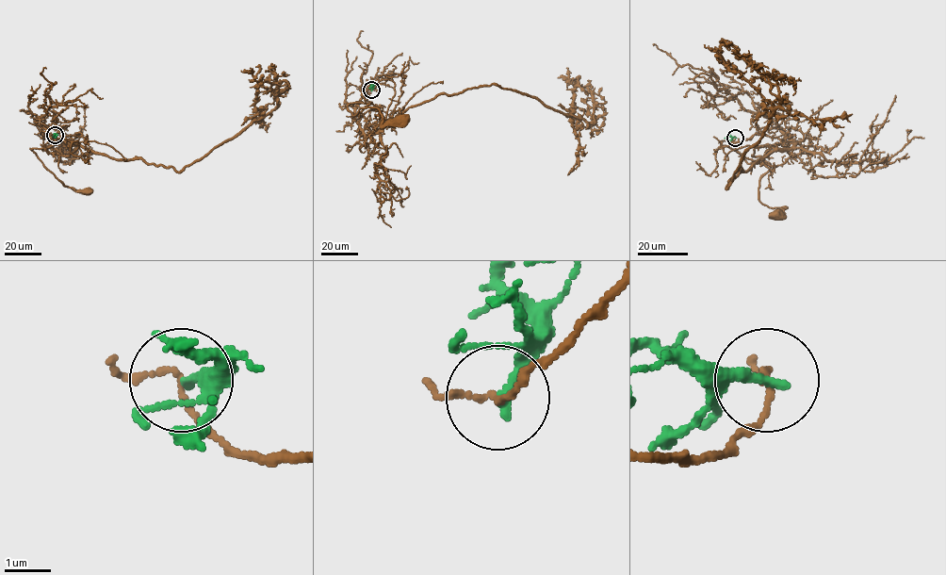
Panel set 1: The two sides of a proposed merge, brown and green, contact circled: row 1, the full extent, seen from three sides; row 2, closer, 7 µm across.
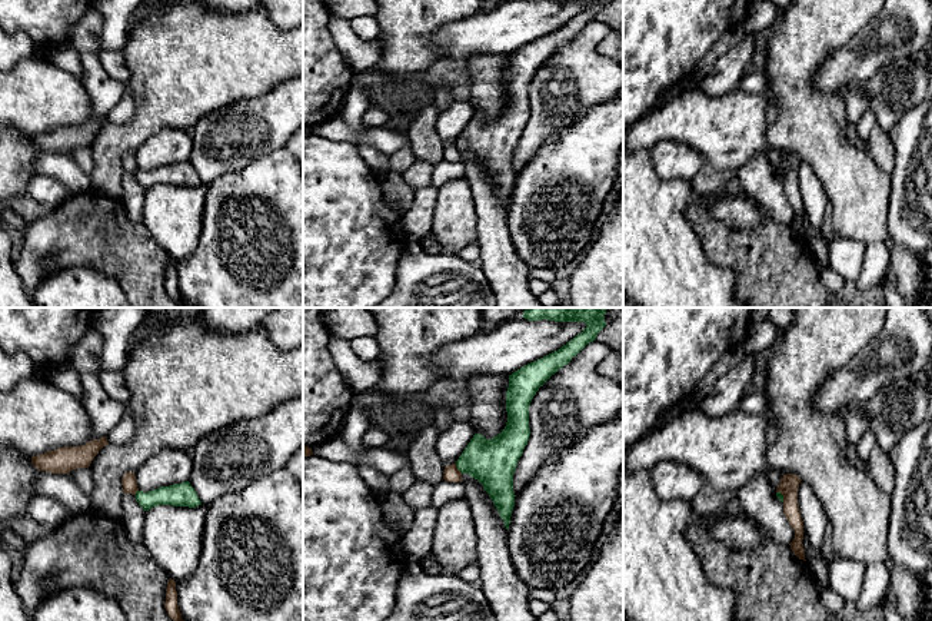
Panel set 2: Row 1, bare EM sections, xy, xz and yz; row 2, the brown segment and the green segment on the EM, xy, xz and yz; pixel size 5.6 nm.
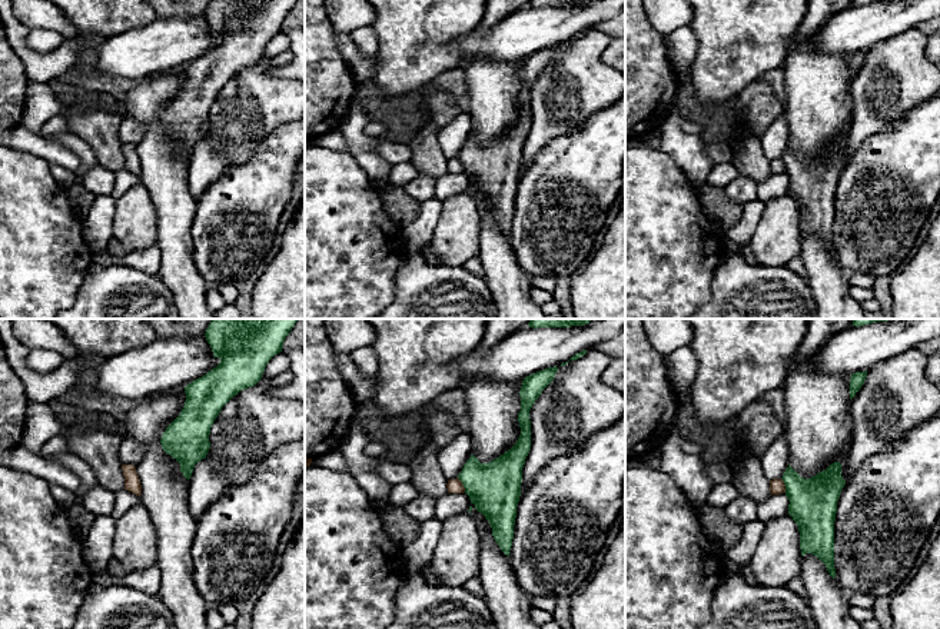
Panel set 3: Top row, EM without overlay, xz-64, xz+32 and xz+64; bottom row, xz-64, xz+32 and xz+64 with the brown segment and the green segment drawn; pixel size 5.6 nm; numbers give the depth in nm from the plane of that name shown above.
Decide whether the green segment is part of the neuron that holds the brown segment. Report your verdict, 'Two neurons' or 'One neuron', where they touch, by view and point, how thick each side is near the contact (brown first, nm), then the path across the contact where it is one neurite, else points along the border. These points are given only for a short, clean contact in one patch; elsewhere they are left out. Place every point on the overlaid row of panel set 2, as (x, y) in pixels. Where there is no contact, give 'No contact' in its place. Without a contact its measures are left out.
Two neurons. Touches brown at xz (456, 468). Thickness 90 nm (brown) against 260 nm. Boundary: xz (455, 464), (462, 472)

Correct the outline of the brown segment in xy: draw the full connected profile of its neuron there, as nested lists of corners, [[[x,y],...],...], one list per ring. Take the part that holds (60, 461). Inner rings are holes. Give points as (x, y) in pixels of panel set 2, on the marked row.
[[[107,438],[93,439],[80,446],[64,446],[41,455],[31,456],[39,471],[69,474],[77,468],[89,468],[99,451],[109,445]]]

